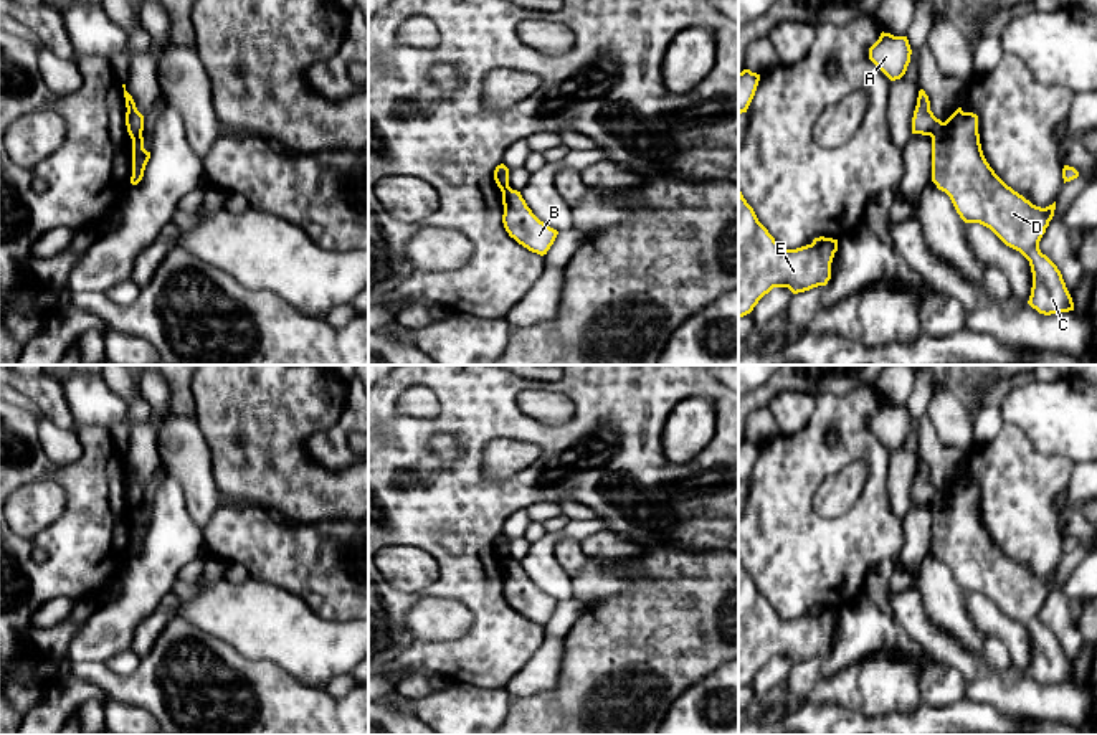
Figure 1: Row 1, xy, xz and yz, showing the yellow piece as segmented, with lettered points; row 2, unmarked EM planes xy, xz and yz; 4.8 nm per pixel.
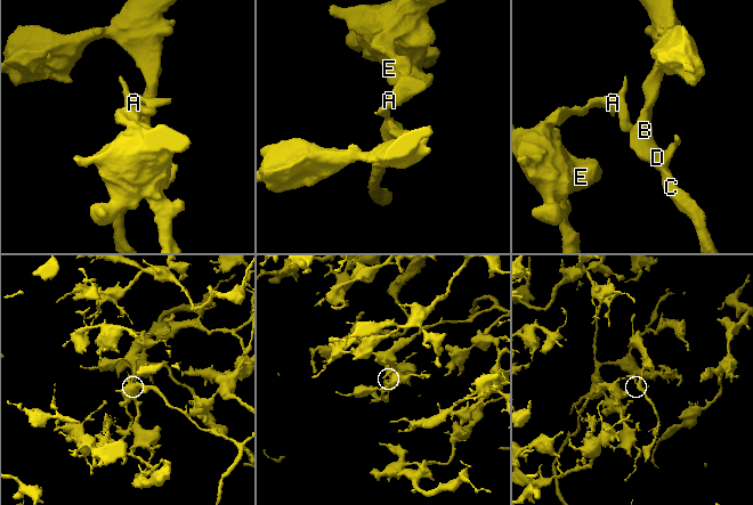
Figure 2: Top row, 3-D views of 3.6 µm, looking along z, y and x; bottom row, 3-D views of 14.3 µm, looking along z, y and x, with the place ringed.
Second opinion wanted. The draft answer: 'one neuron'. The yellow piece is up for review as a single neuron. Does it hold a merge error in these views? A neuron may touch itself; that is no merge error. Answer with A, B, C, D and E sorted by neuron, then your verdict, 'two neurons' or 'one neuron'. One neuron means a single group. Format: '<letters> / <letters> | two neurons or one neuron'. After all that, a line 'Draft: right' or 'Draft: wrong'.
A E / B C D | two neurons
Draft: wrong

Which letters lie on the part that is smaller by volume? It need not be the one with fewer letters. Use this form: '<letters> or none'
B, C, D

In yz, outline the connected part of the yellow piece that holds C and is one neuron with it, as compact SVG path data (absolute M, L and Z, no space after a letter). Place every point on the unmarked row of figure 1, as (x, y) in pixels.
M958 477L932 505L932 552L950 567L965 593L990 598L1029 631L1033 679L1044 685L1074 680L1061 641L1039 619L1056 571L1036 576L995 543L981 520L976 484Z

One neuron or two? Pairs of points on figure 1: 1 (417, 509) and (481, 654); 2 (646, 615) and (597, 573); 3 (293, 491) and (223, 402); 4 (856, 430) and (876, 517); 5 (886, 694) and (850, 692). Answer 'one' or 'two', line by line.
1: one
2: two
3: one
4: one
5: one

